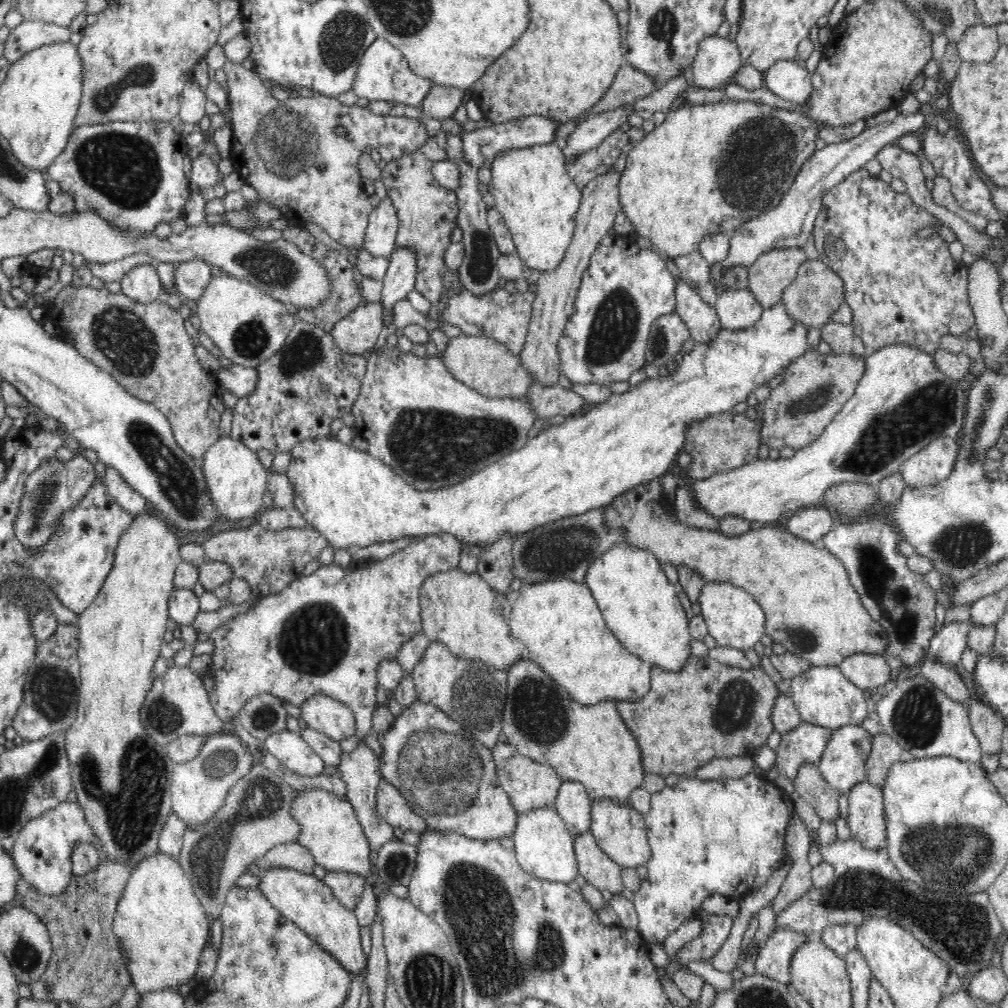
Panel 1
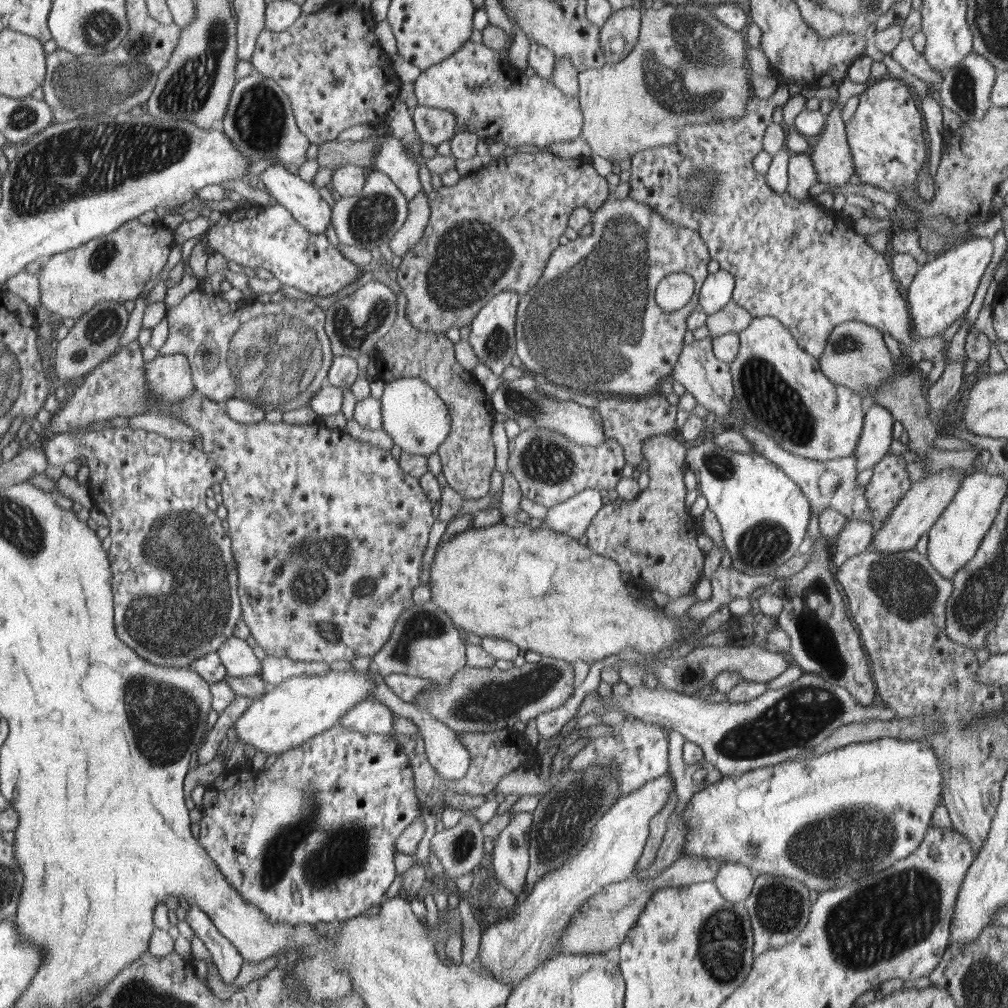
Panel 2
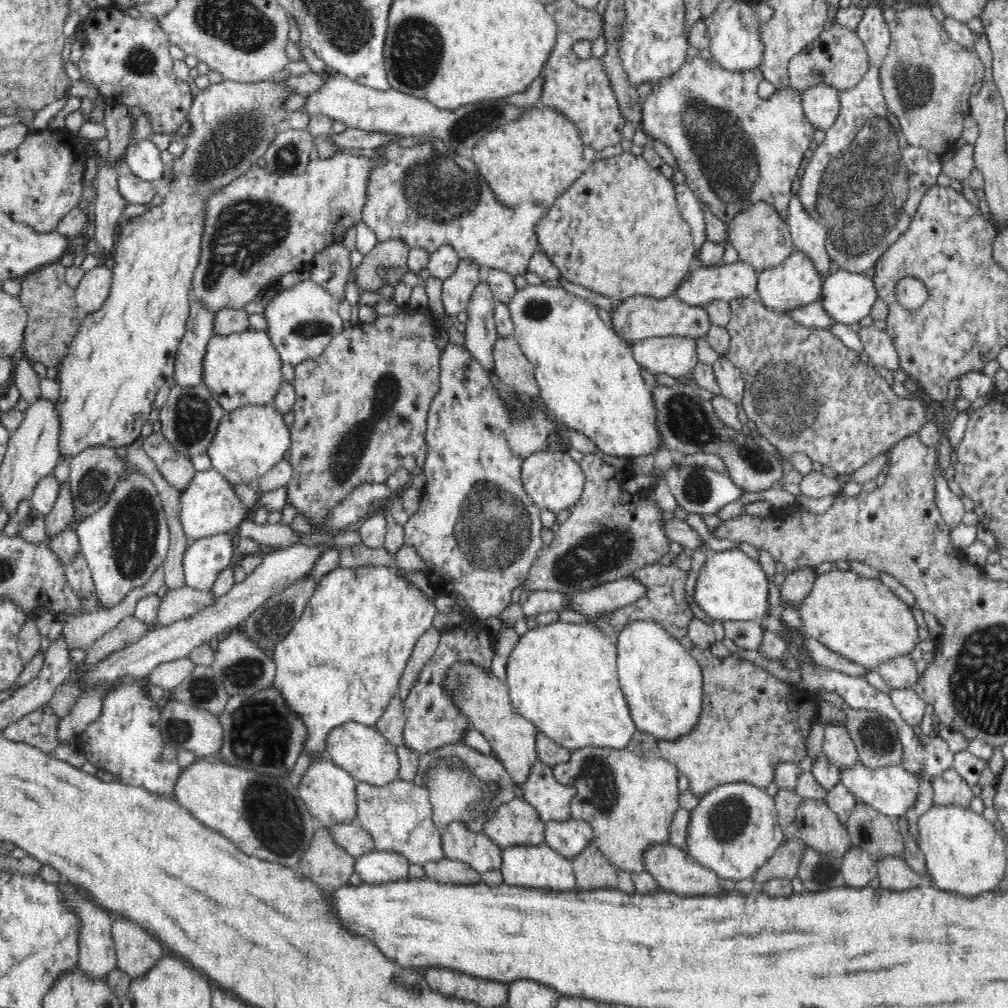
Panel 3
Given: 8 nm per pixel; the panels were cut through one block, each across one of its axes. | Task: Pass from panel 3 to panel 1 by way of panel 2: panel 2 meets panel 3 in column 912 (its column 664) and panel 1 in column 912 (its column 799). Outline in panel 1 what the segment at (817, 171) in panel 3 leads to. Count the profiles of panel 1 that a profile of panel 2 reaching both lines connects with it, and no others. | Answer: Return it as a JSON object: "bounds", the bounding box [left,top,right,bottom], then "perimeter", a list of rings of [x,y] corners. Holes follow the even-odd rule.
{"bounds":[813,168,975,354],"perimeter":[[[859,168],[849,174],[841,183],[835,184],[824,196],[821,202],[819,215],[813,229],[813,239],[816,250],[818,251],[819,260],[823,261],[834,273],[844,281],[844,299],[845,304],[852,309],[852,324],[856,336],[859,336],[865,347],[869,351],[877,350],[883,346],[891,344],[910,345],[916,349],[922,349],[928,354],[940,349],[940,339],[944,335],[963,336],[968,330],[972,330],[975,326],[975,317],[969,302],[968,284],[969,284],[969,268],[962,262],[956,262],[950,255],[949,244],[939,236],[929,238],[920,238],[917,233],[922,228],[932,228],[937,230],[941,224],[941,220],[930,214],[925,208],[918,206],[907,191],[896,191],[892,188],[891,183],[885,183],[879,177],[875,177],[866,169]]]}

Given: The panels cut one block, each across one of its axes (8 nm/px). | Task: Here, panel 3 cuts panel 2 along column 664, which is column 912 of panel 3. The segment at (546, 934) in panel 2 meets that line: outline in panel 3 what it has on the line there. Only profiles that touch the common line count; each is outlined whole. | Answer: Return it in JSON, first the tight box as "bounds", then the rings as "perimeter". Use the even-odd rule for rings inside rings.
{"bounds":[840,761,920,820],"perimeter":[[[860,761],[841,774],[840,783],[857,798],[858,802],[872,805],[877,812],[894,820],[904,816],[908,808],[916,802],[920,785],[918,779],[911,774],[910,770],[904,768],[903,764],[870,770],[860,764]]]}

